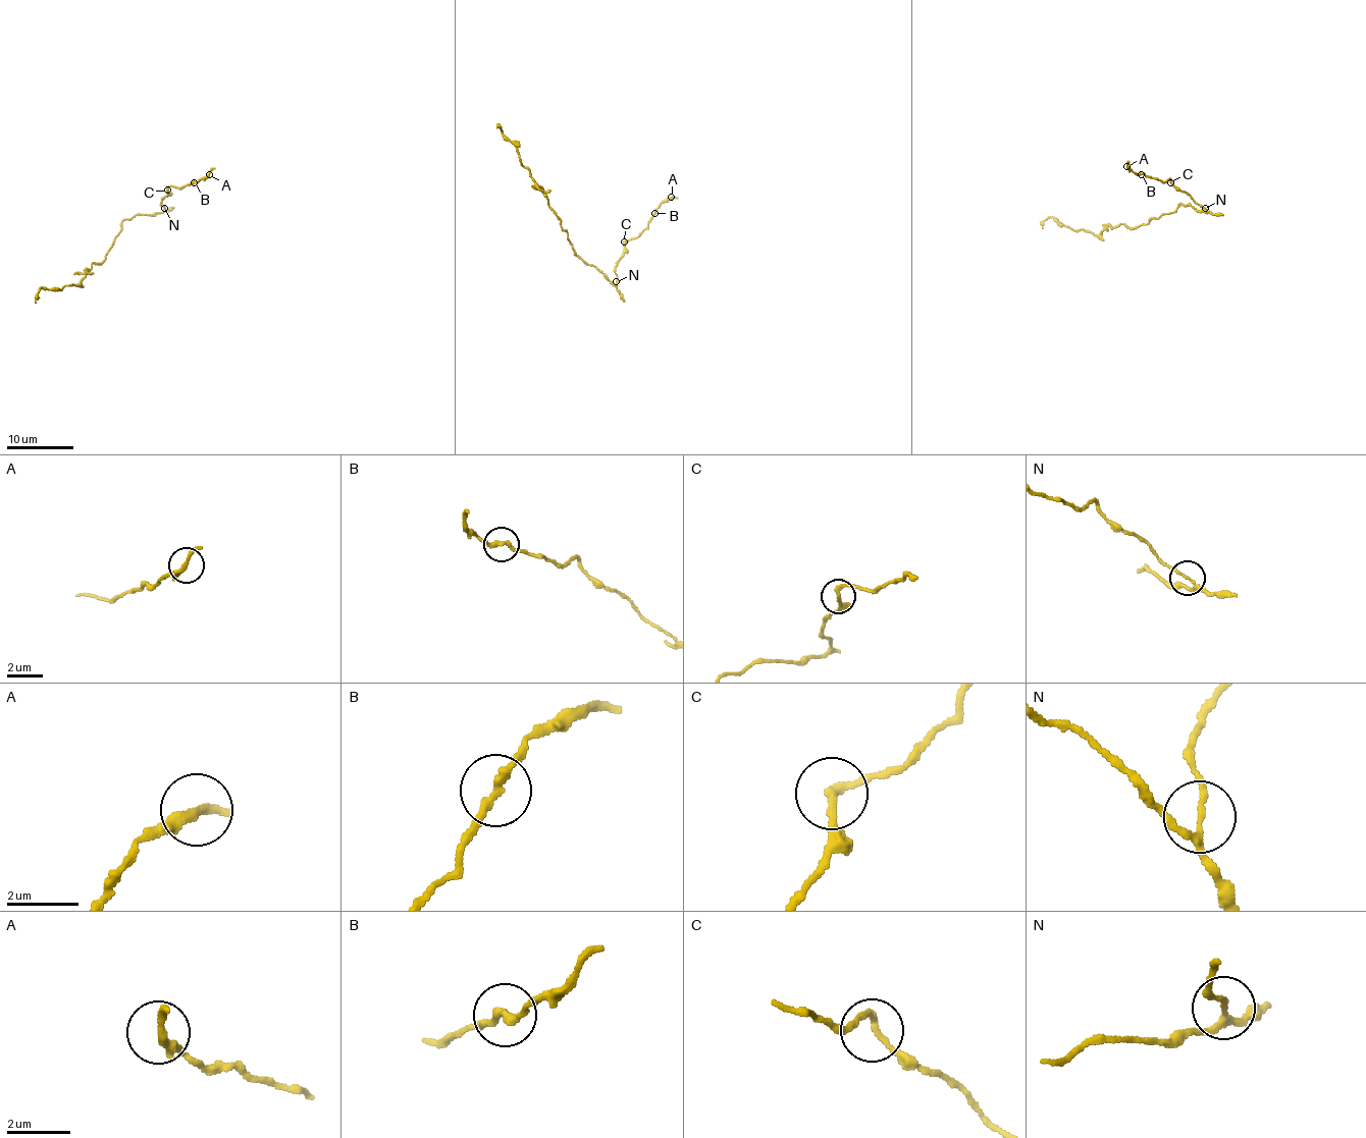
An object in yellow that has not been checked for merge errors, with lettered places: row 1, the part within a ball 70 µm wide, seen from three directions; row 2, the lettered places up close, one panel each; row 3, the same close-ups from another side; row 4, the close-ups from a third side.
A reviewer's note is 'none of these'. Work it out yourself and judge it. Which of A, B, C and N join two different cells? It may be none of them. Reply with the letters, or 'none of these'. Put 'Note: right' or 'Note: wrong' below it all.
N
Note: wrong

